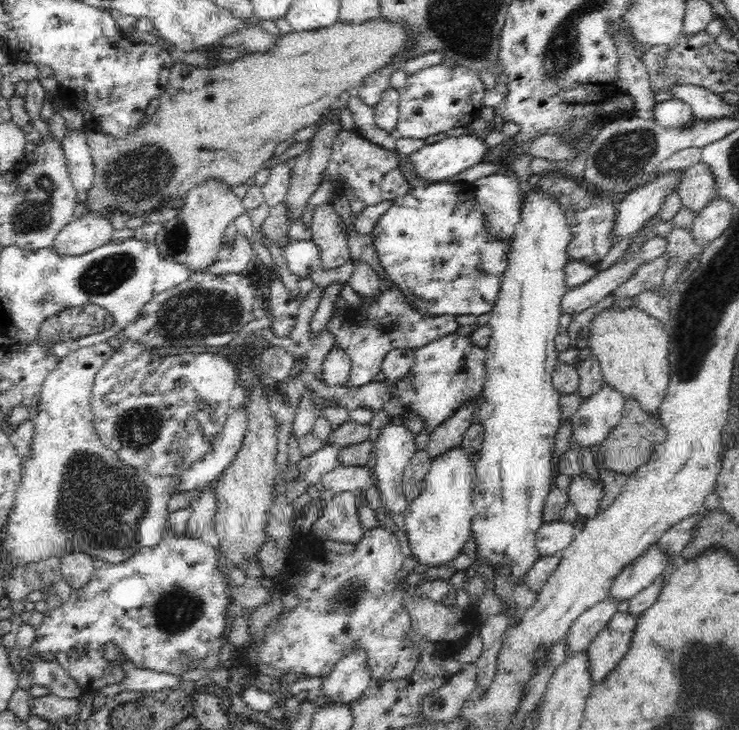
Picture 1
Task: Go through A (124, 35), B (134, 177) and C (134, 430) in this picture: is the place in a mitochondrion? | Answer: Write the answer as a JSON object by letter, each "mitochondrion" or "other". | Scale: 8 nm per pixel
{"A":"other","B":"mitochondrion","C":"mitochondrion"}

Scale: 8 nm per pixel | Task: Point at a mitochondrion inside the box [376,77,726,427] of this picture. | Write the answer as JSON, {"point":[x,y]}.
{"point":[624,156]}

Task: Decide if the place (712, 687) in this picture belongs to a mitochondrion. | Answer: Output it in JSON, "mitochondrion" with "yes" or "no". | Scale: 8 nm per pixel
{"mitochondrion":"yes"}

